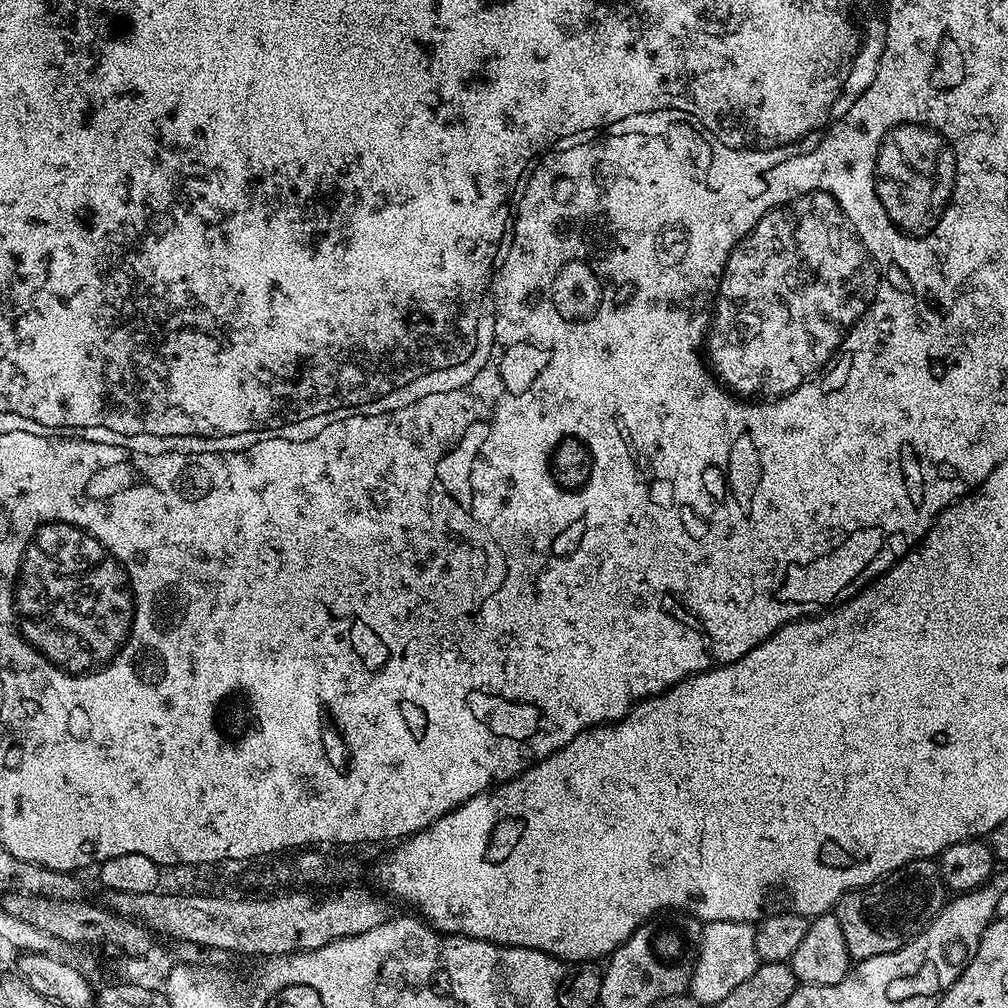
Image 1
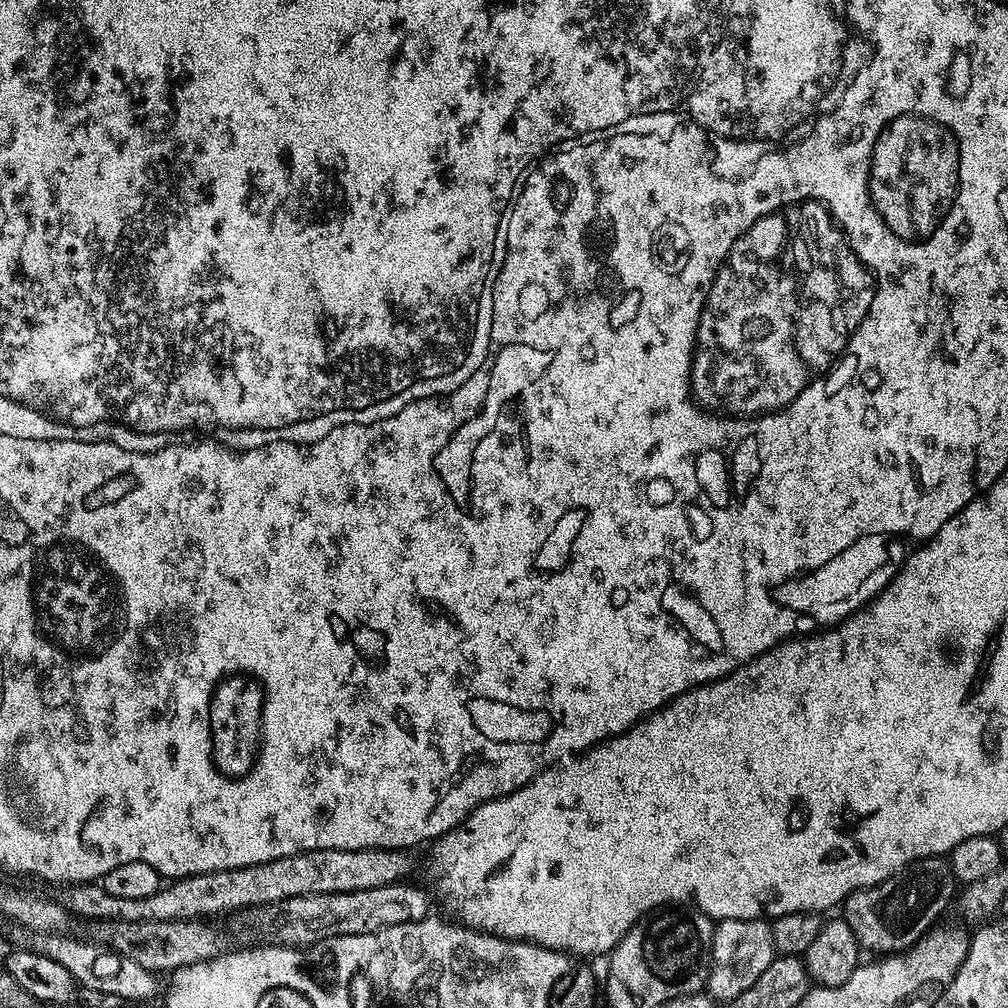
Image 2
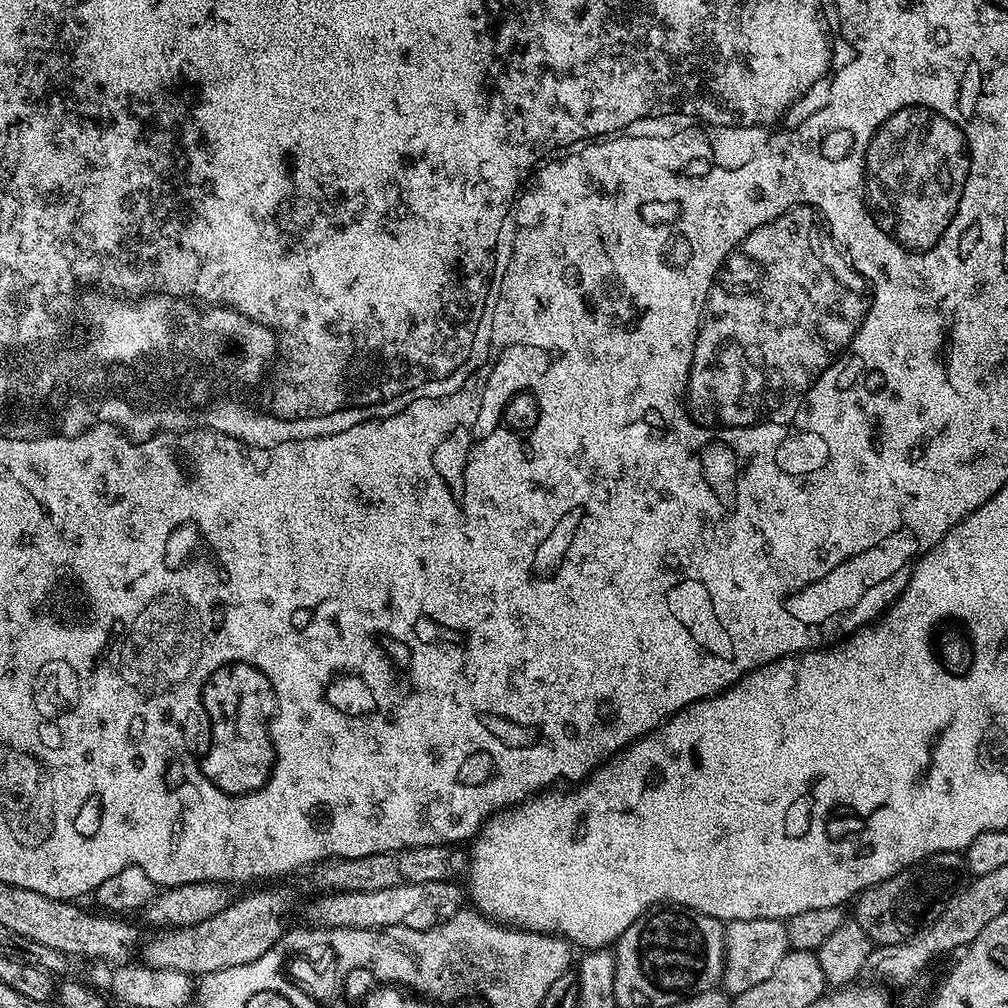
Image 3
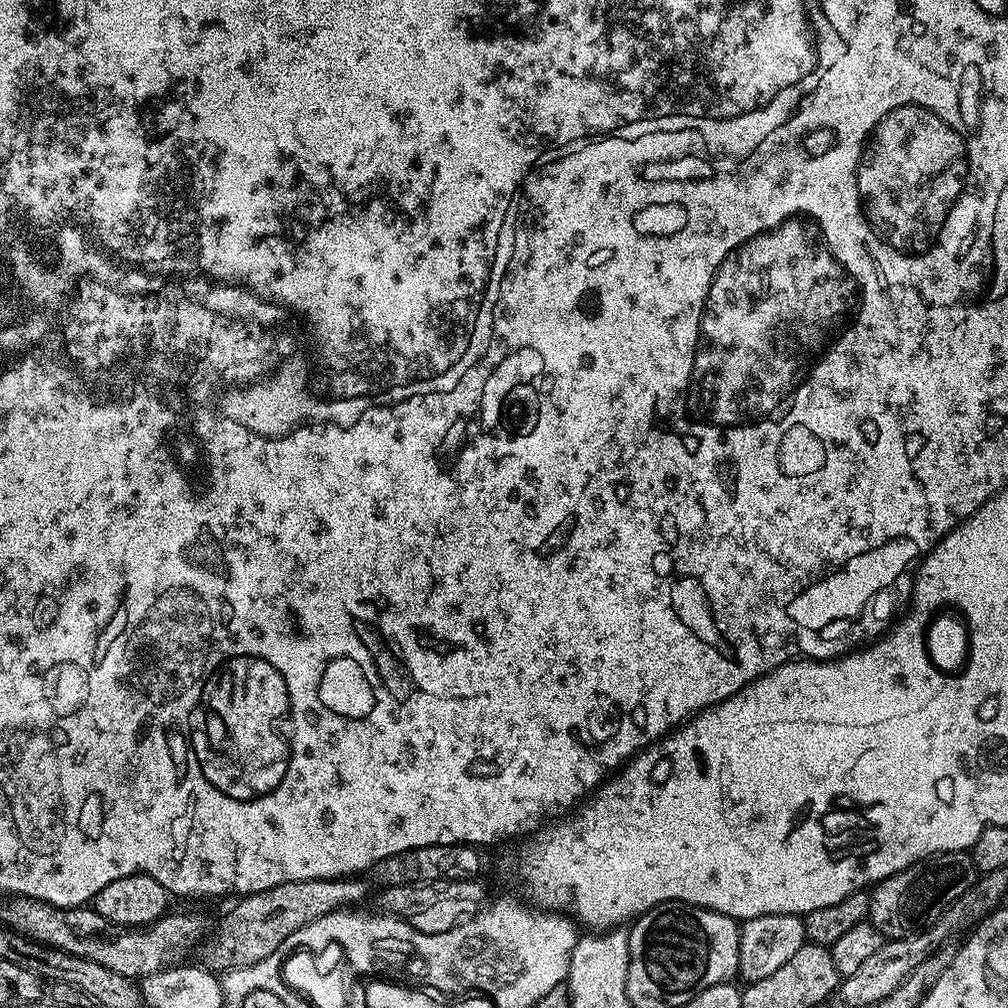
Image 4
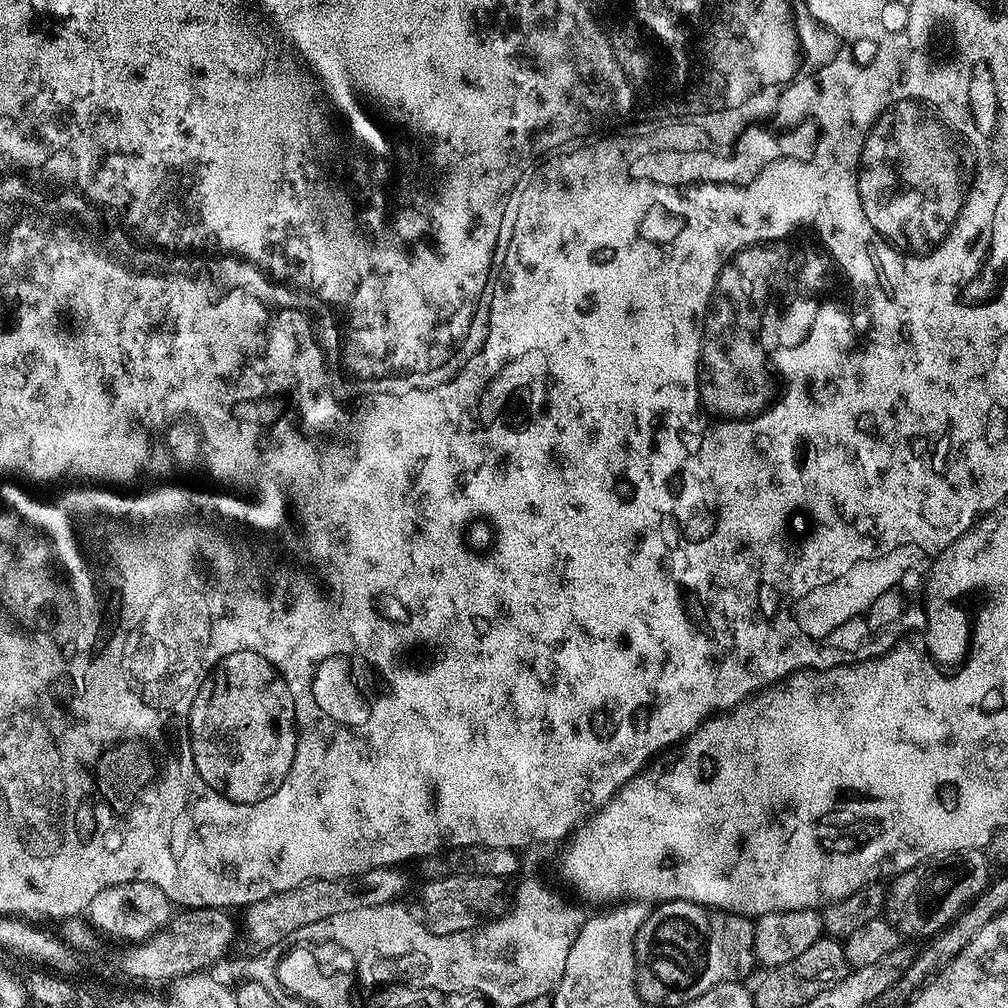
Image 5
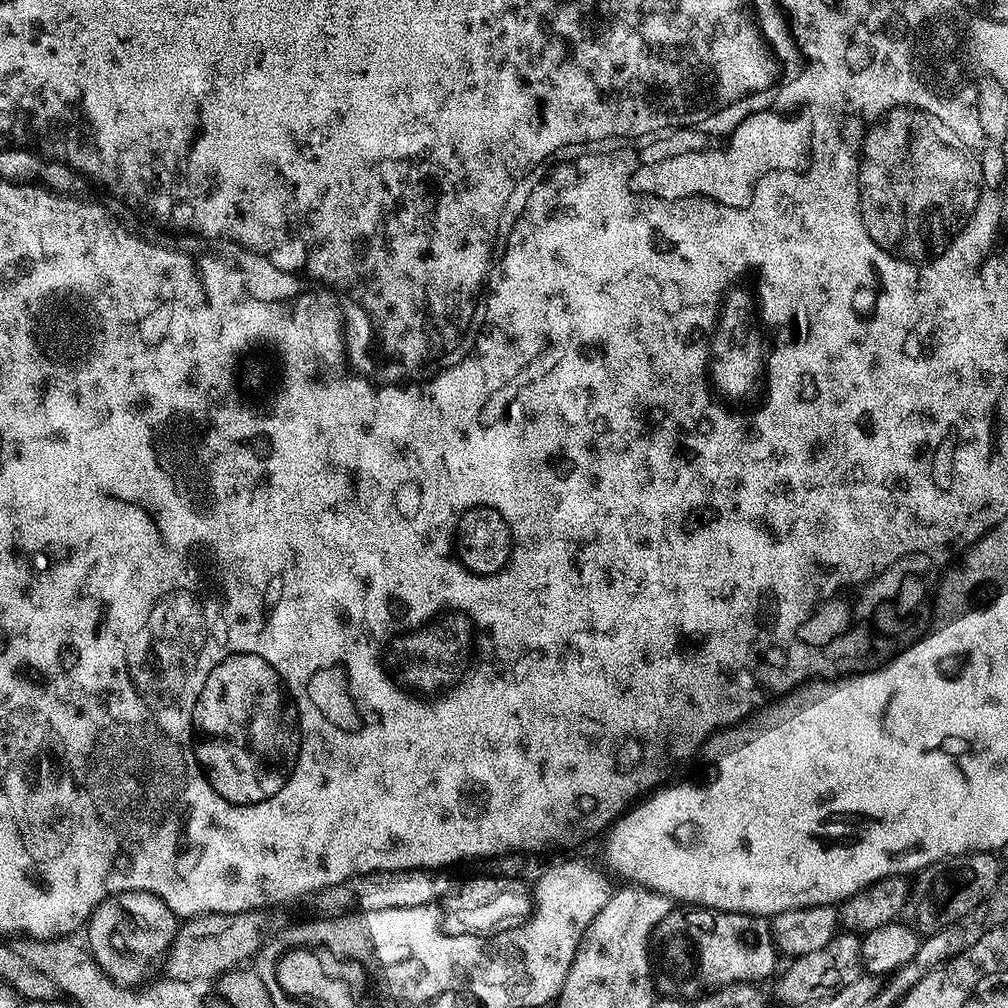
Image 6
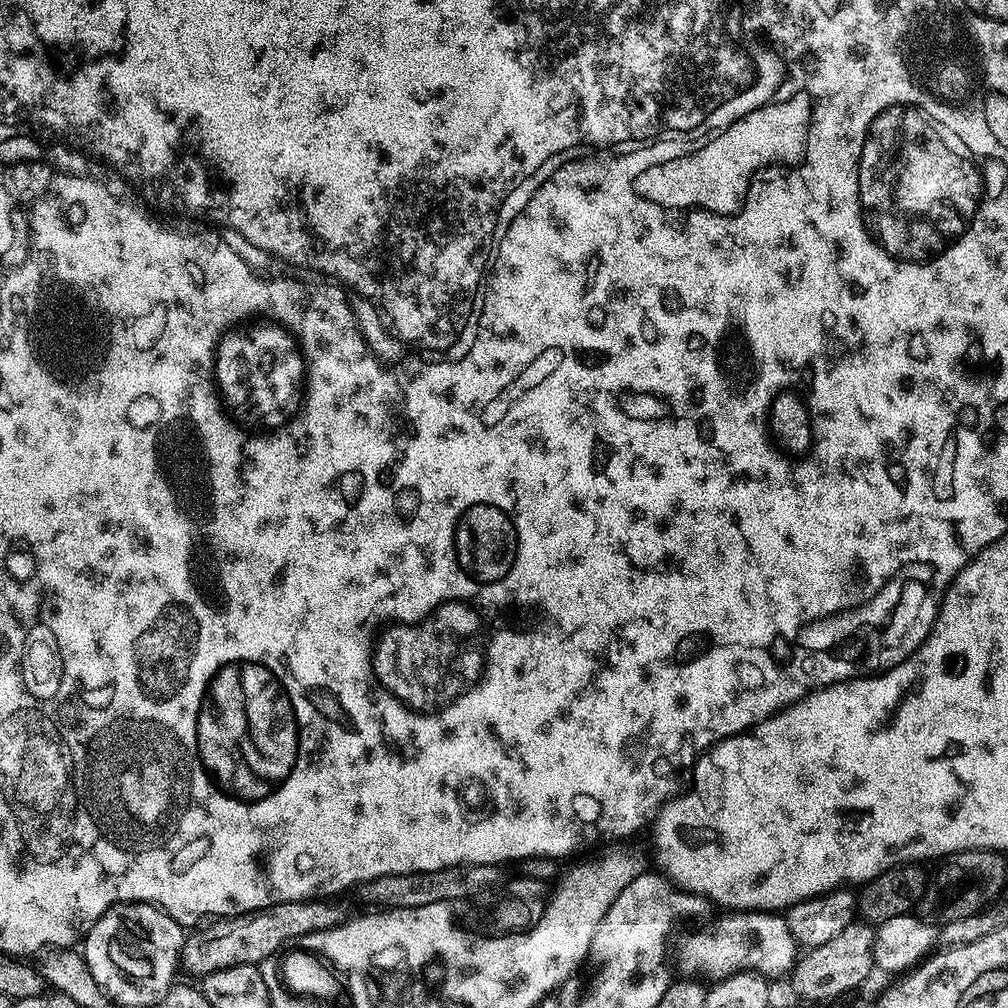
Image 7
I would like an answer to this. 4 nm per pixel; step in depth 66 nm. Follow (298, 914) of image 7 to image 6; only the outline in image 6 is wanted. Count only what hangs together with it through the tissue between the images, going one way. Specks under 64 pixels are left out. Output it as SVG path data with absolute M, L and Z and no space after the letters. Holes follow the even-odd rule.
M263 911L210 912L207 916L193 916L177 927L176 938L166 954L167 979L180 979L195 985L200 980L215 981L222 973L247 965L260 955L268 931L275 926L272 916ZM249 959L249 960L248 960Z

